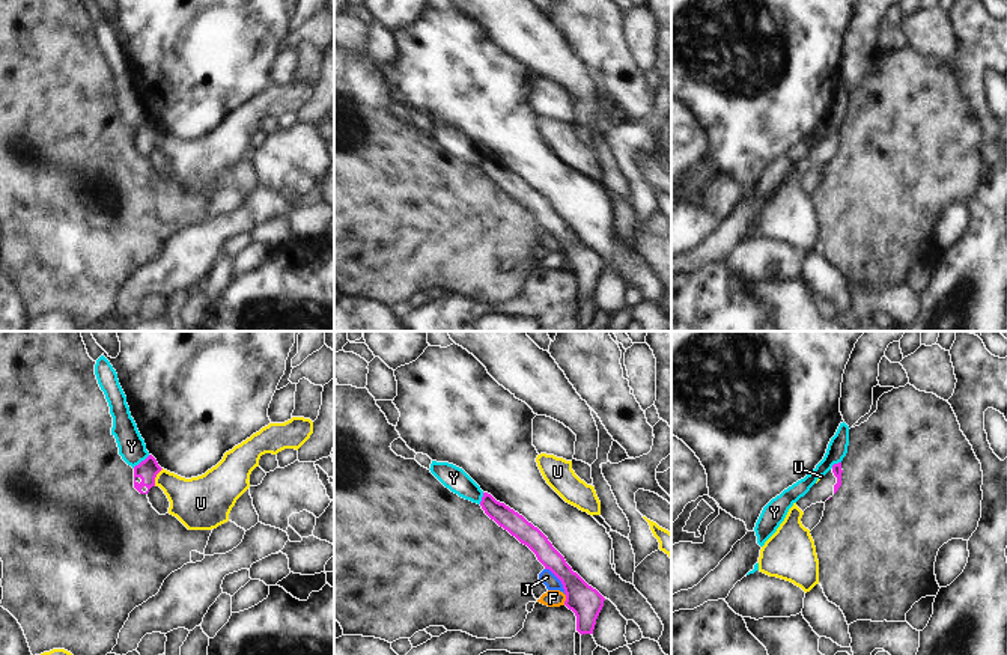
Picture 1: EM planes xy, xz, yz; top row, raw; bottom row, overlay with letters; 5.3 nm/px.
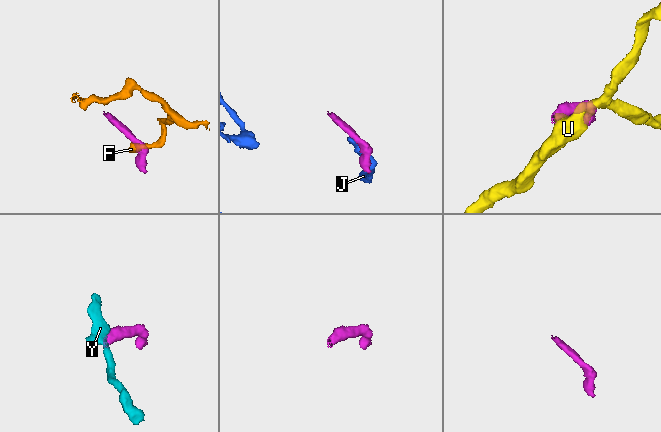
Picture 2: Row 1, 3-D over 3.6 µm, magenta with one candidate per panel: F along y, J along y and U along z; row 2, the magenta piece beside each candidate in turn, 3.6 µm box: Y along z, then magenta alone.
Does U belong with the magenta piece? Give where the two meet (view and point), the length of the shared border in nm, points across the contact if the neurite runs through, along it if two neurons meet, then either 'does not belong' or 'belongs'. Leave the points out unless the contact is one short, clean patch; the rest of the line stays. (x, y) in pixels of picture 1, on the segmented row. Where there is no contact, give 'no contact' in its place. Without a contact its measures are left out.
meets magenta in xy at (155, 476); contact 110 nm long; border along xy (163, 469), (157, 475), (154, 485); does not belong

